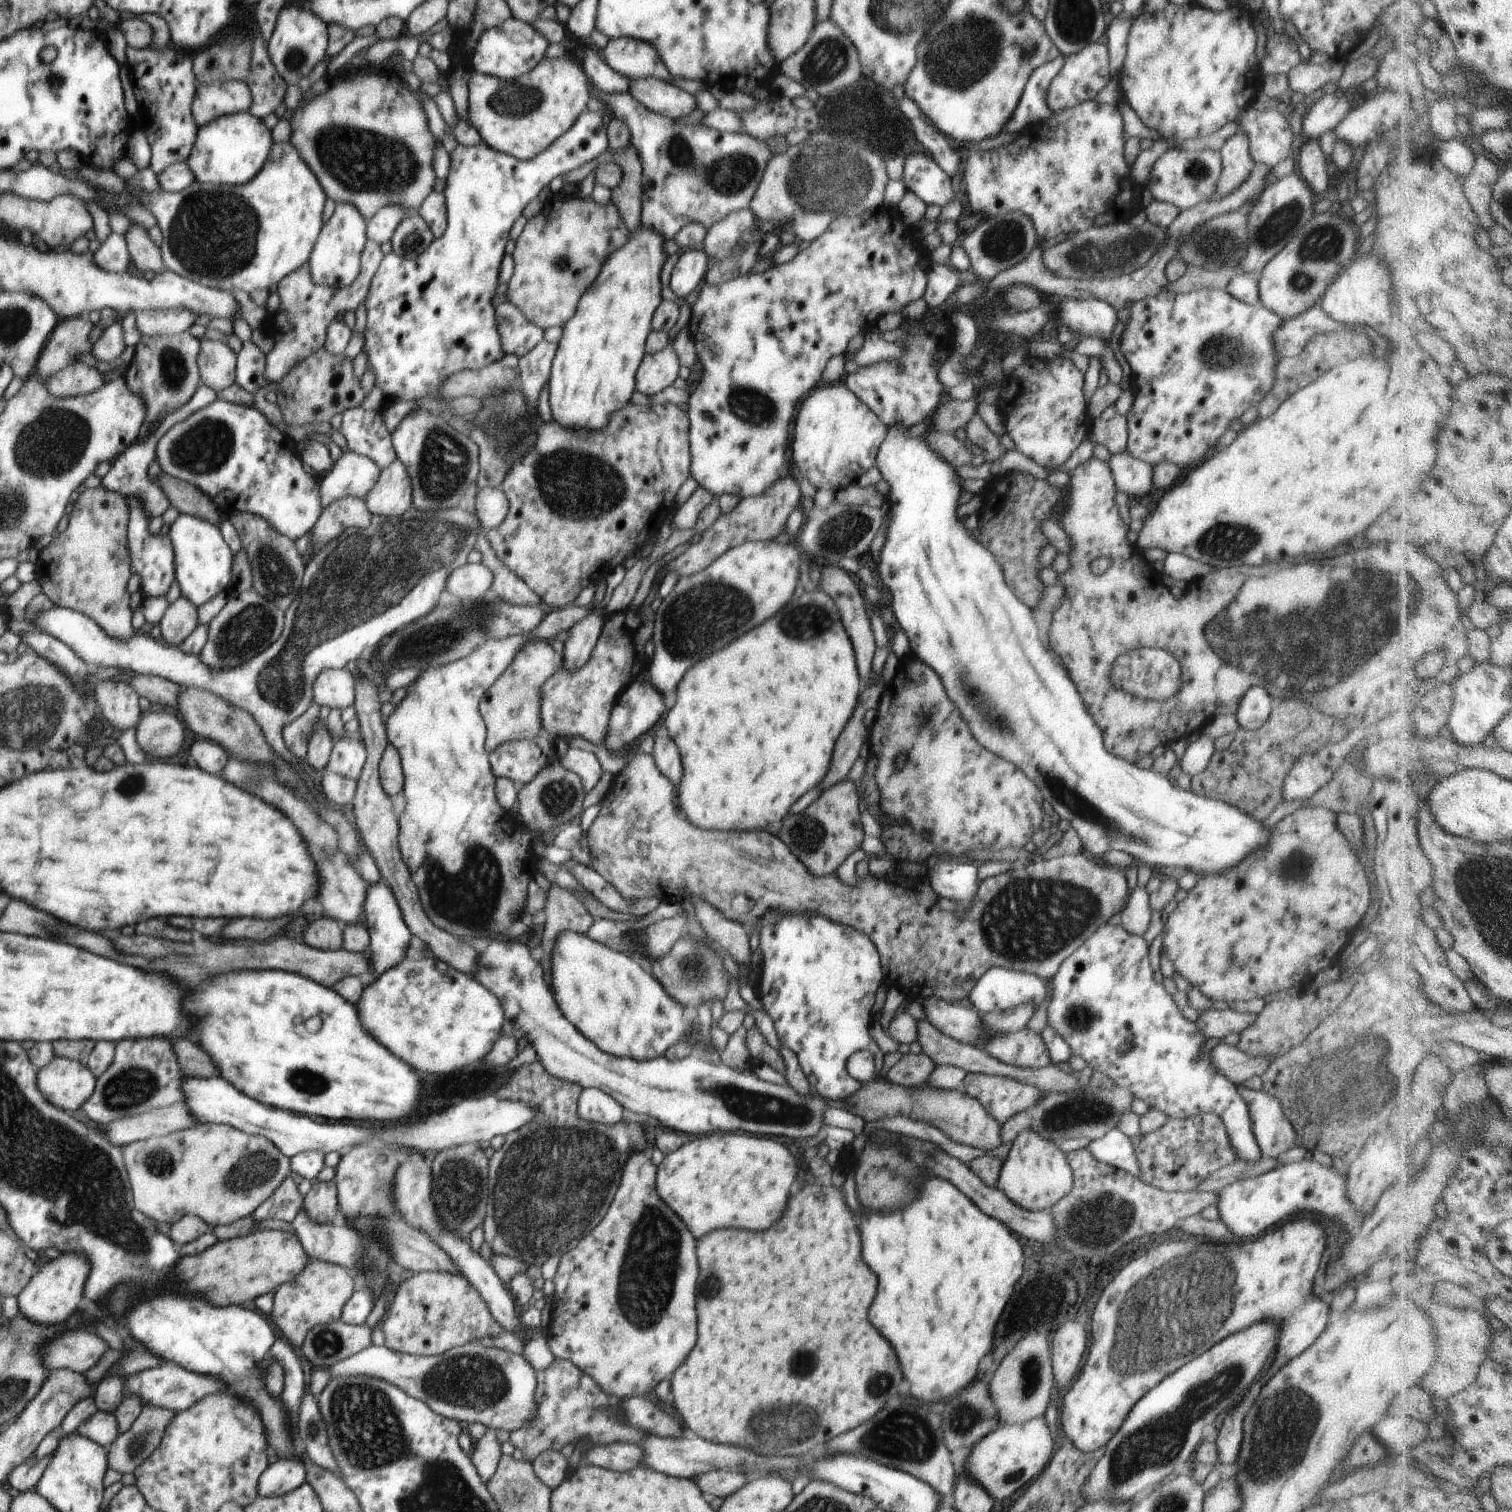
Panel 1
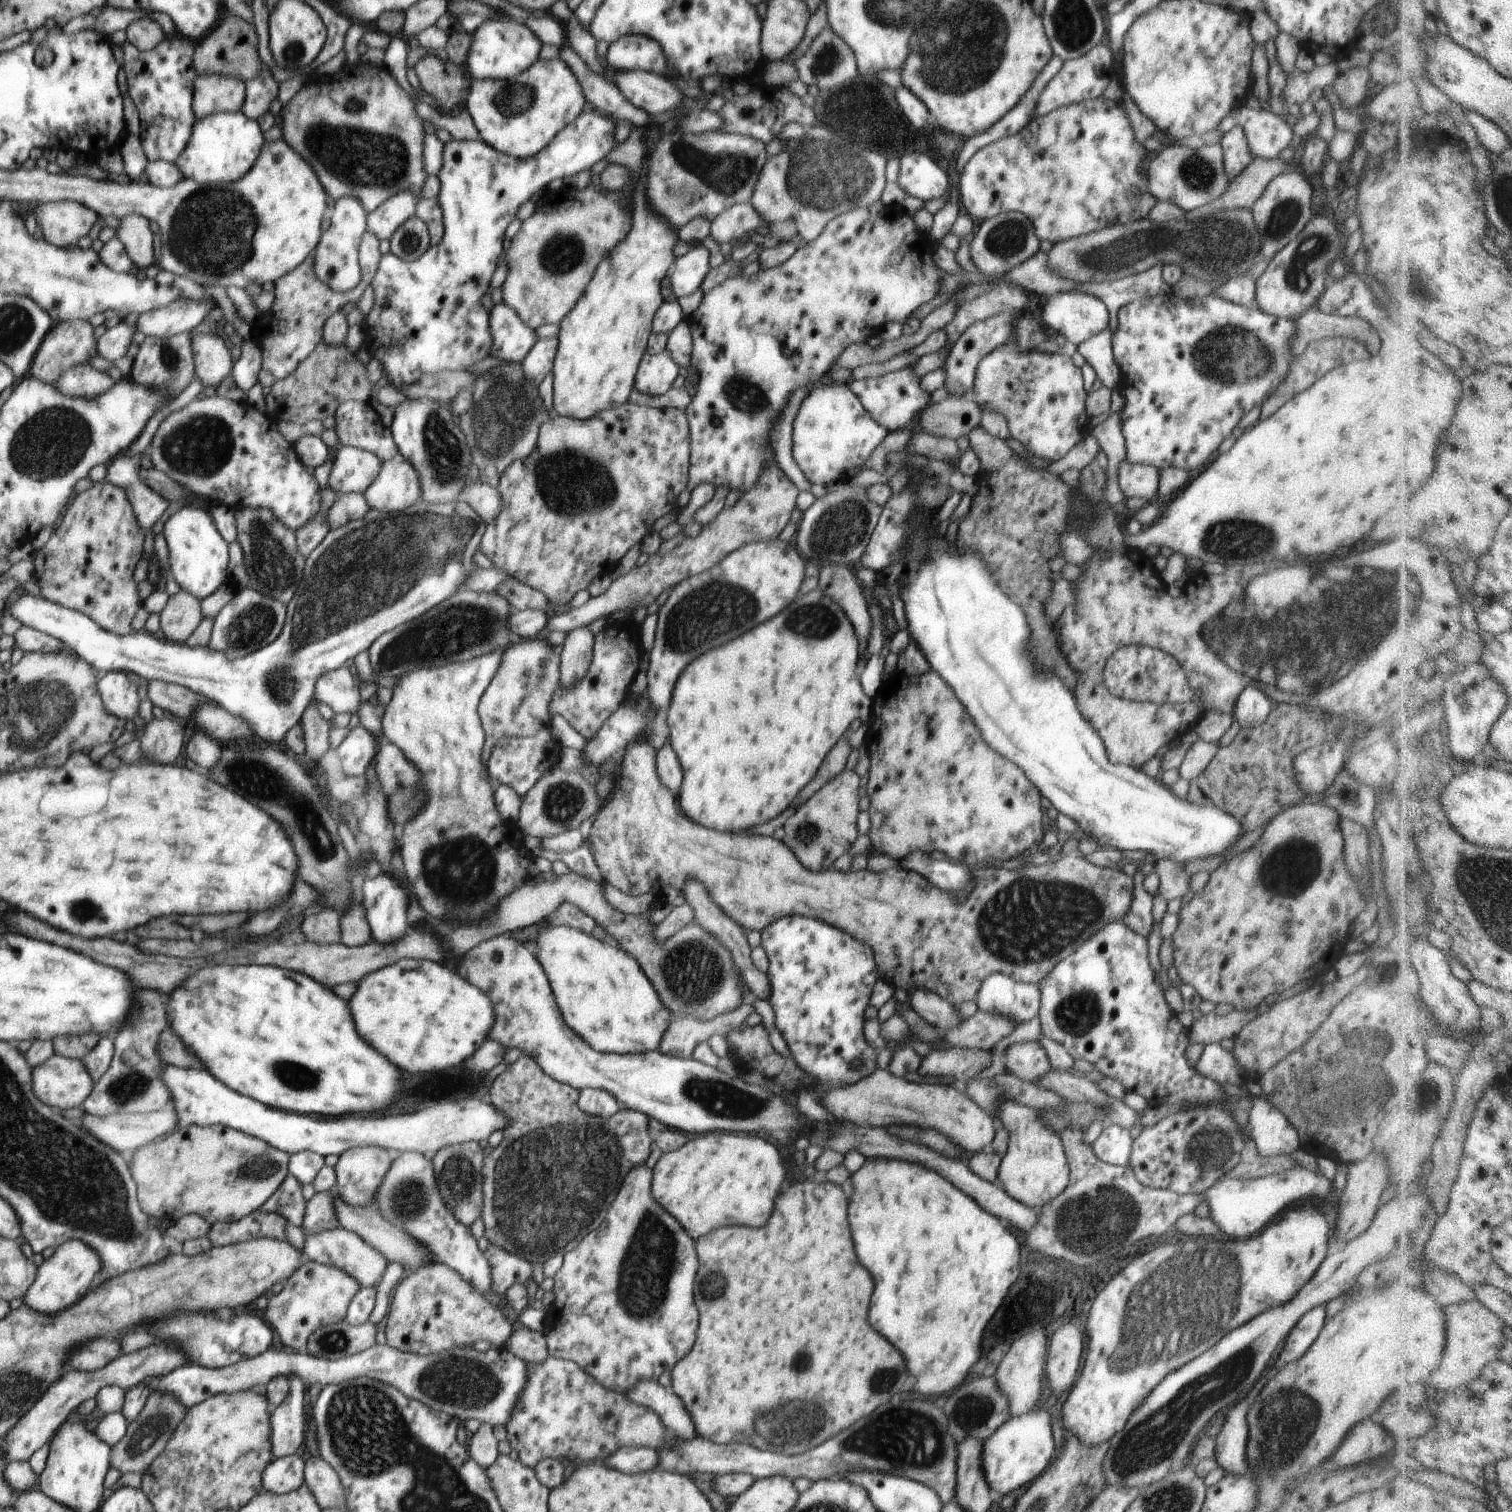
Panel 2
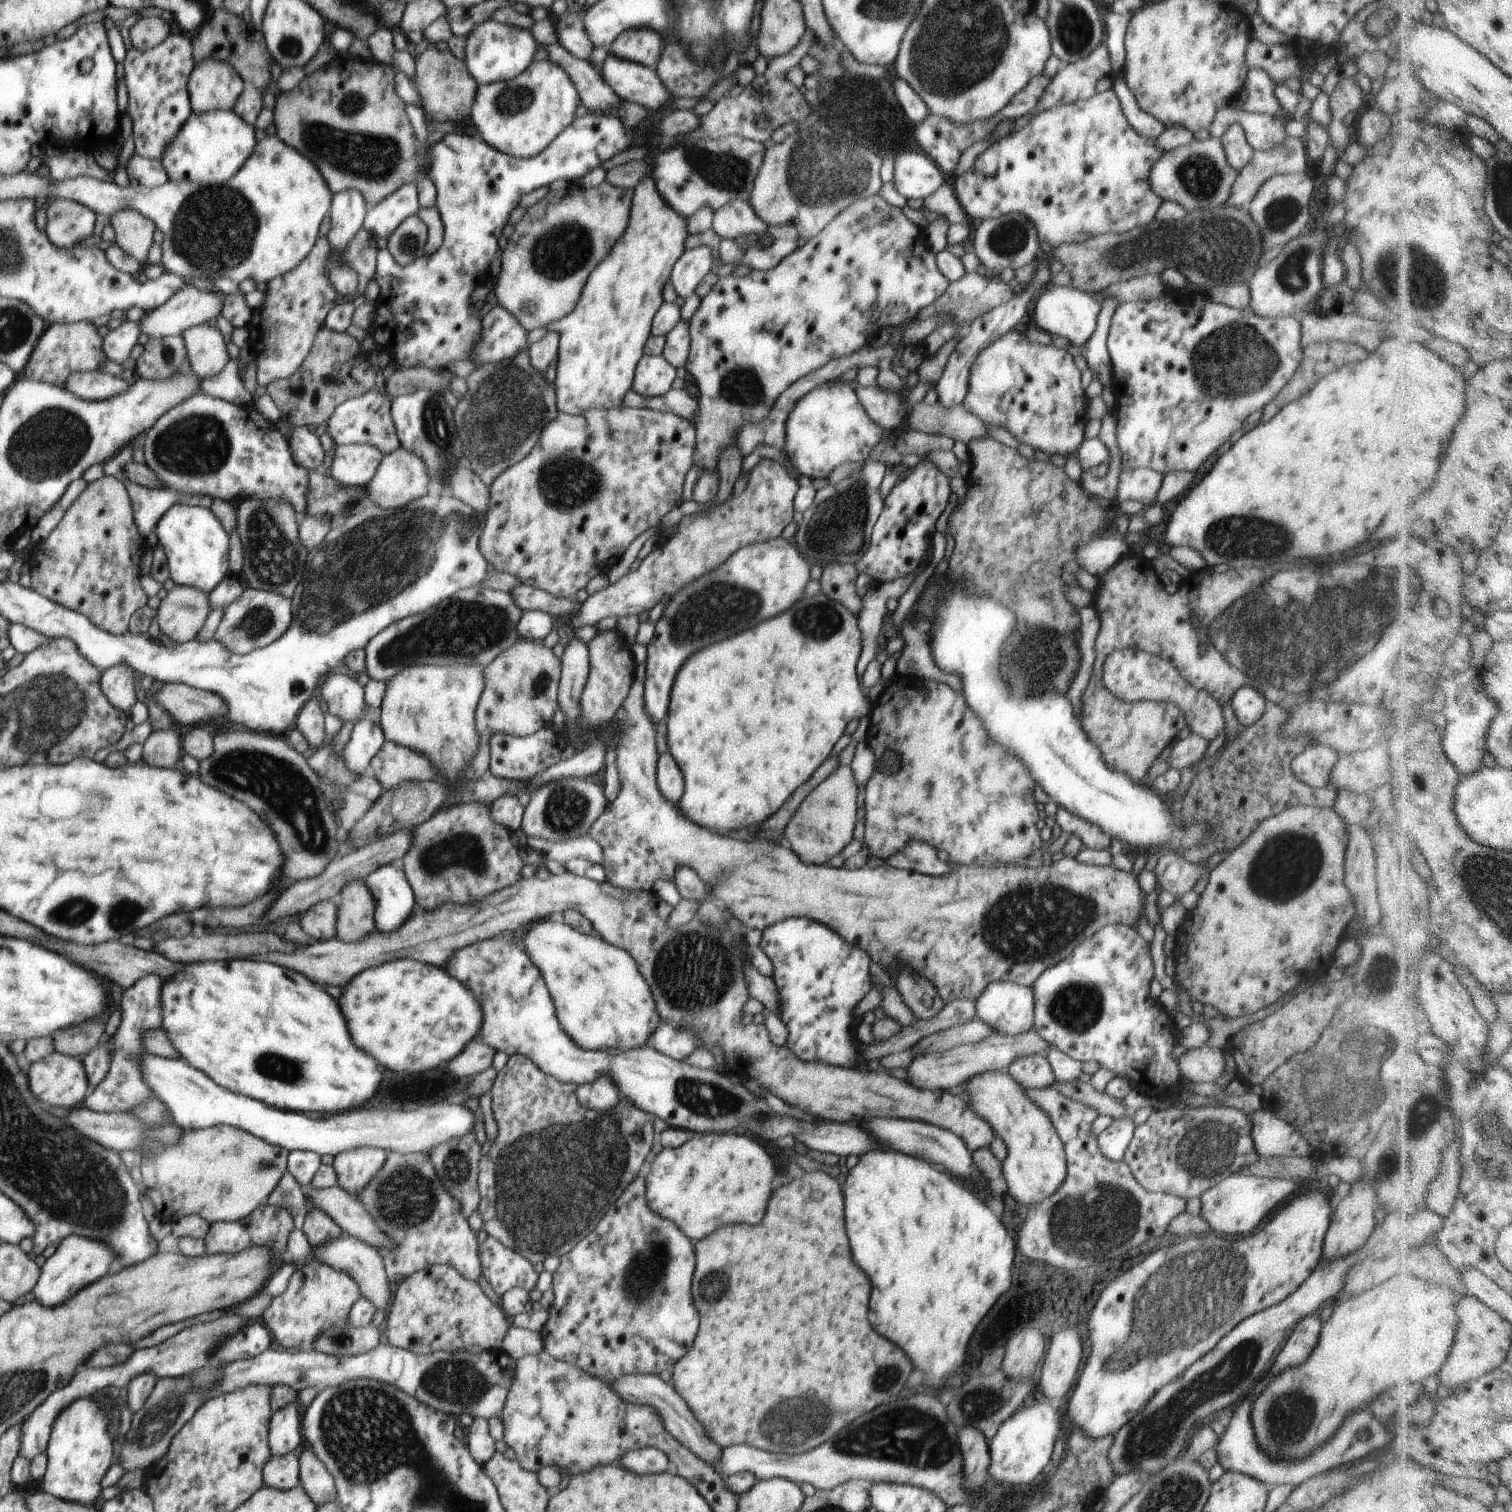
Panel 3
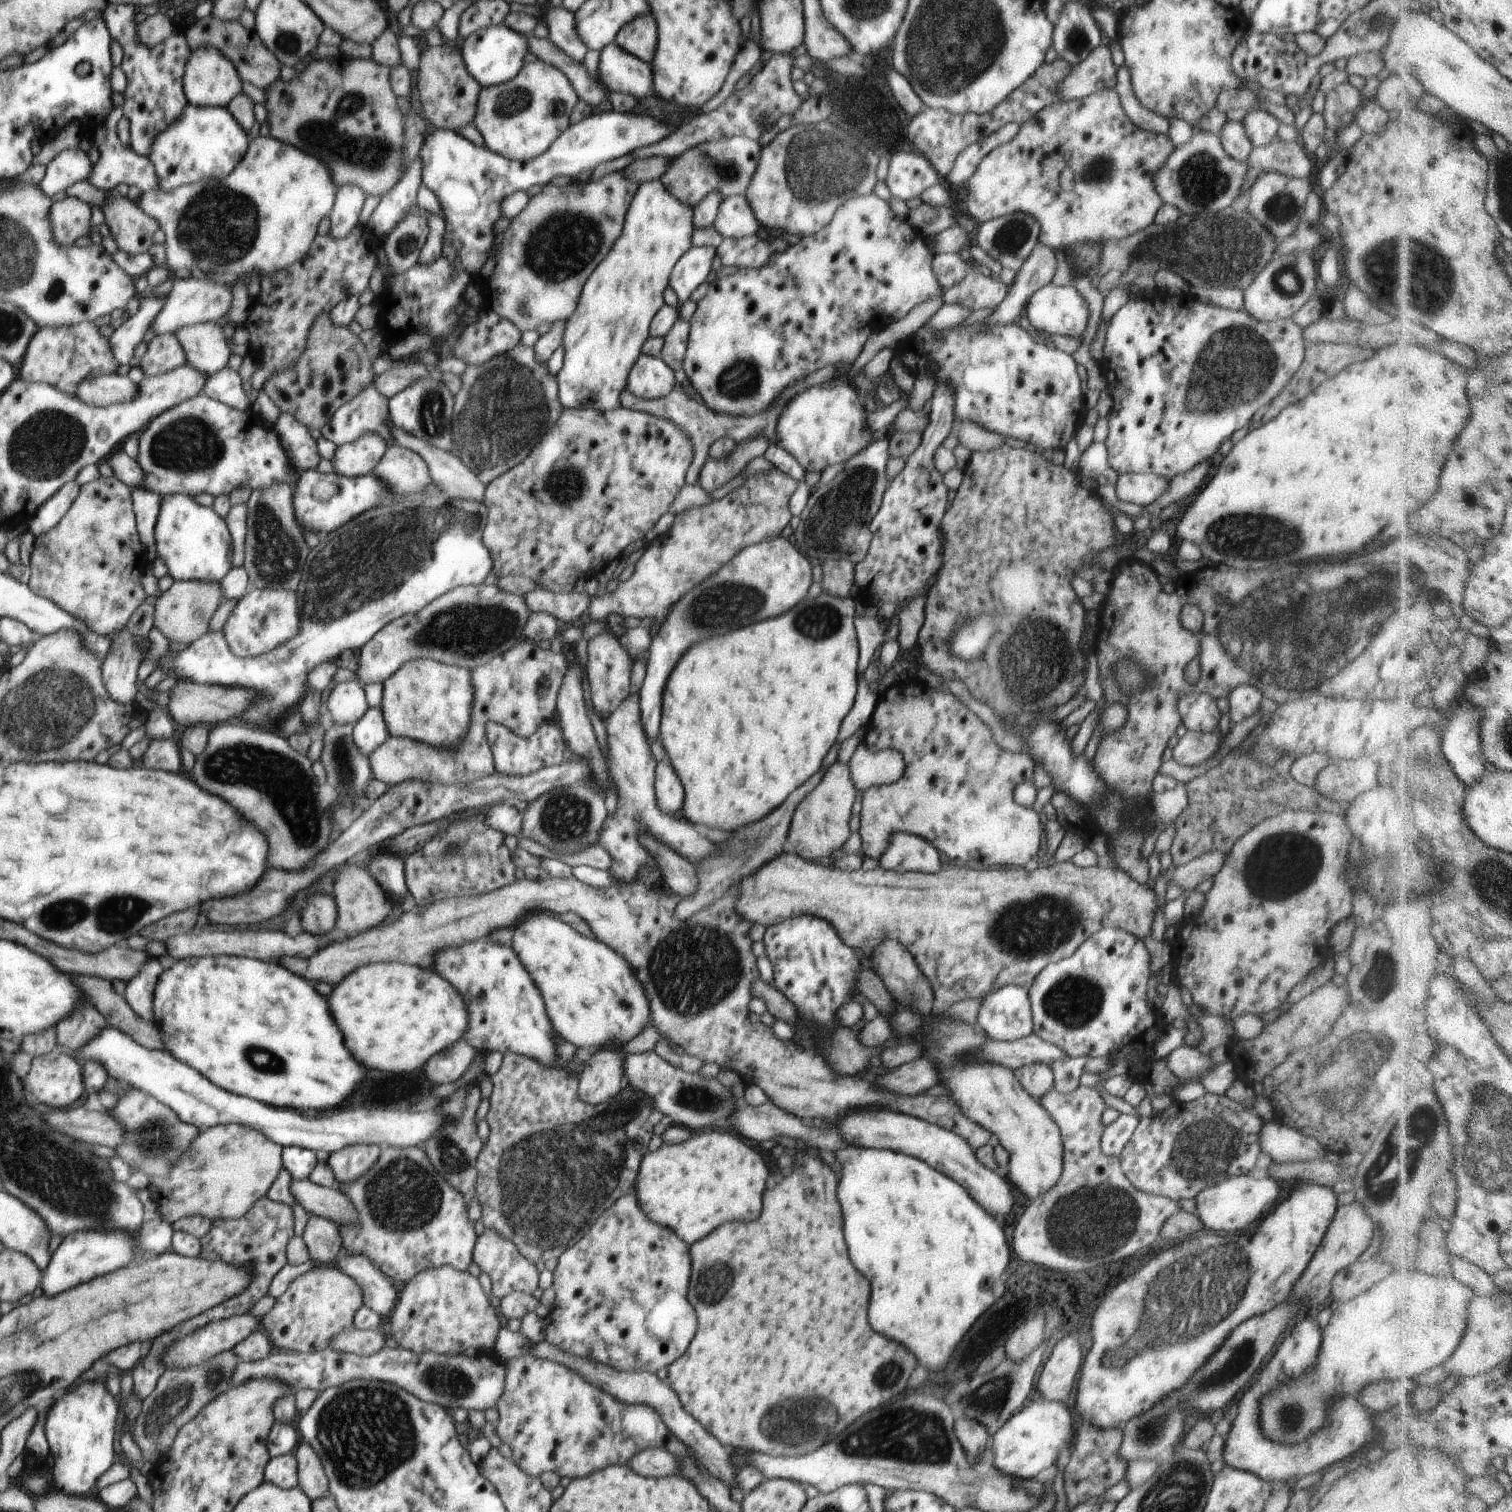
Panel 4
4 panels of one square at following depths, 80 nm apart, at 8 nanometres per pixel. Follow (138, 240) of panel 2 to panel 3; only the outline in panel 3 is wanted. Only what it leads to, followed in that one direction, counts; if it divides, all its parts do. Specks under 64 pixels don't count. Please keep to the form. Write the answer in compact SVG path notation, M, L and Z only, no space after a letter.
M120 209L111 214L110 225L115 232L115 242L126 254L134 257L140 264L147 264L148 252L152 246L152 235L156 223L146 218L140 211Z

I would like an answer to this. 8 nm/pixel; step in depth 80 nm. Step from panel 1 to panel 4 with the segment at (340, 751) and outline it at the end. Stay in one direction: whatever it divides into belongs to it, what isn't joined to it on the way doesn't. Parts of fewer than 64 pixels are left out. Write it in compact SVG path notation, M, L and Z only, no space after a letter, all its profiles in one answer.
M381 705L370 707L353 725L353 741L367 757L389 737Z

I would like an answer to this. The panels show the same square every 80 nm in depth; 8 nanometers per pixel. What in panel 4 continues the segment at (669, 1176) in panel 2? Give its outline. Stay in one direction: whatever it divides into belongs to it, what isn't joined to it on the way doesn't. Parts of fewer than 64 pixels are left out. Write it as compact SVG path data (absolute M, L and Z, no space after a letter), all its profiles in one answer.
M699 1130L677 1145L663 1143L656 1151L648 1151L642 1157L634 1184L638 1206L653 1223L668 1227L688 1245L708 1236L724 1222L750 1222L760 1216L762 1194L766 1188L768 1166L758 1150L746 1144L746 1140L718 1130Z

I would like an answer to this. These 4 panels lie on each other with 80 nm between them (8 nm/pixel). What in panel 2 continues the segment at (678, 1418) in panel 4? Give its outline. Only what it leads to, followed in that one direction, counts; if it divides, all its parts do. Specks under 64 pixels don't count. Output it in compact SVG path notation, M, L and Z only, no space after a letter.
M646 1379L631 1386L626 1396L636 1404L652 1408L674 1438L691 1441L697 1436L691 1414L672 1388L660 1385L657 1380Z

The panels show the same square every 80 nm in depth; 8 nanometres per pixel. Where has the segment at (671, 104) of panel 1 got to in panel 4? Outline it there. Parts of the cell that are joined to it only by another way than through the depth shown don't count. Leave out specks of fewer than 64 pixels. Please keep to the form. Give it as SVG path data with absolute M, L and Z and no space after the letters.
M609 42L599 56L598 80L608 91L634 95L641 102L654 100L653 74L650 64Z

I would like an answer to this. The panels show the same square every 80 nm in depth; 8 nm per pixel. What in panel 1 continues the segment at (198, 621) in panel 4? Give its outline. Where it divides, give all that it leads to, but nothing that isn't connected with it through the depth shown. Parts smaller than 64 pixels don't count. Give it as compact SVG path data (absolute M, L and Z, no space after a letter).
M185 596L168 605L164 616L160 619L160 639L169 645L180 646L198 625L198 608Z

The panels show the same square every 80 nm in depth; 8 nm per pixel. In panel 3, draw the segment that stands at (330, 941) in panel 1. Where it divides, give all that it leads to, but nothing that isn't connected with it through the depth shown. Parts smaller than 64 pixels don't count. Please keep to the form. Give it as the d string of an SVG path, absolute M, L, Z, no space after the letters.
M337 901L317 902L306 911L300 921L303 931L318 941L334 938L337 934L337 909Z

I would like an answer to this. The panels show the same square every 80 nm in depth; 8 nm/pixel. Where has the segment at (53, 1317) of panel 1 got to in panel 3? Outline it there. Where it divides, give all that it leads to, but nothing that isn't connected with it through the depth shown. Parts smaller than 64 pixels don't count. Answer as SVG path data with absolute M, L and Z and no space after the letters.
M70 1235L58 1244L54 1254L42 1265L41 1280L34 1289L35 1300L46 1307L58 1306L80 1288L104 1276L116 1260L119 1260L119 1254L112 1247L109 1248L106 1241L82 1235Z

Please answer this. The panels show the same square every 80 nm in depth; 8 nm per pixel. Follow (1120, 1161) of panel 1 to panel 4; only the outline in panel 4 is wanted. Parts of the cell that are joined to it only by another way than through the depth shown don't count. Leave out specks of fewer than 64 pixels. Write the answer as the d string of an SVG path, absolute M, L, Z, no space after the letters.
M1122 1113L1111 1122L1100 1137L1101 1151L1111 1157L1117 1157L1130 1140L1139 1119L1134 1115Z

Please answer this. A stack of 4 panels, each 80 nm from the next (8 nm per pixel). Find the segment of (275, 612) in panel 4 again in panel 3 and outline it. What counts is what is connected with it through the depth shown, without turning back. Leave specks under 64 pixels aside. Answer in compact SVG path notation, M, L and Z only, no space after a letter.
M248 587L238 600L224 608L222 620L214 639L220 641L231 653L245 655L263 649L277 641L293 621L292 597L274 591L256 590Z

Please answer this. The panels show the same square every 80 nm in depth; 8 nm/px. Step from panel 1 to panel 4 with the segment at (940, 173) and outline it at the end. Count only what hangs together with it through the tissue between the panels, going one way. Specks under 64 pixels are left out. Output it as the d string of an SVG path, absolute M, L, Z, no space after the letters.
M913 150L901 151L889 157L885 183L893 198L917 202L926 188L938 184L938 173L924 155Z

